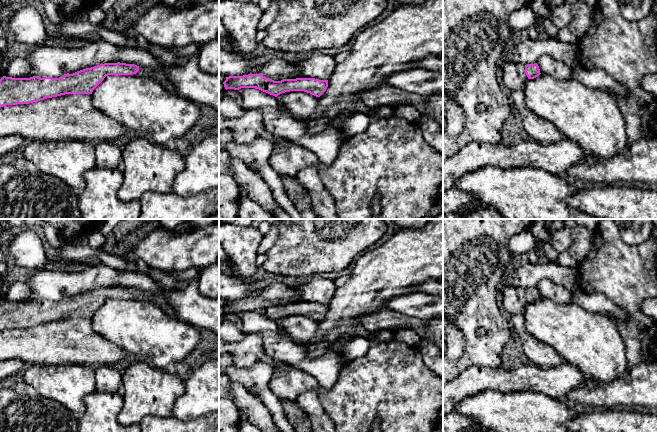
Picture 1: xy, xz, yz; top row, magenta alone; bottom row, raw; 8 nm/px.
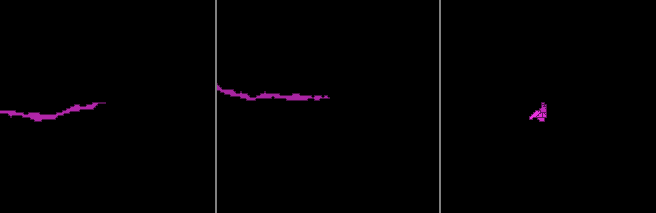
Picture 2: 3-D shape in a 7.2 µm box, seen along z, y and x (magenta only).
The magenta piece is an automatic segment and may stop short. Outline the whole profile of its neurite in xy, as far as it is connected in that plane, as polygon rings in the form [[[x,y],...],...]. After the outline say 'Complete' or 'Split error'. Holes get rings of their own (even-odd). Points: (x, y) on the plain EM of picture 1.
[[[104,287],[64,298],[59,302],[38,301],[0,303],[0,332],[6,329],[29,328],[65,318],[92,318],[108,299],[136,299],[160,306],[169,316],[180,318],[162,294],[152,294],[134,288]]]. Split error

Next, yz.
[[[537,287],[525,289],[525,297],[528,303],[534,303],[541,298]]]. Complete

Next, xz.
[[[248,298],[243,300],[229,300],[223,306],[225,313],[239,314],[241,312],[256,312],[270,319],[278,319],[290,315],[304,315],[320,321],[328,311],[328,304],[315,302],[296,302],[274,305],[262,298]]]. Complete

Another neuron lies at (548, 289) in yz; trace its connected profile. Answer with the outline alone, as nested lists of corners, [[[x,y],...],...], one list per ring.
[[[544,279],[537,286],[540,297],[557,304],[567,304],[572,301],[572,293],[555,282]]]

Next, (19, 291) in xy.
[[[23,281],[11,284],[5,291],[4,300],[12,302],[30,302],[35,300],[34,295]]]

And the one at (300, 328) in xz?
[[[290,315],[277,320],[280,331],[288,335],[293,341],[306,343],[318,341],[321,337],[319,333],[319,321],[304,315]]]

